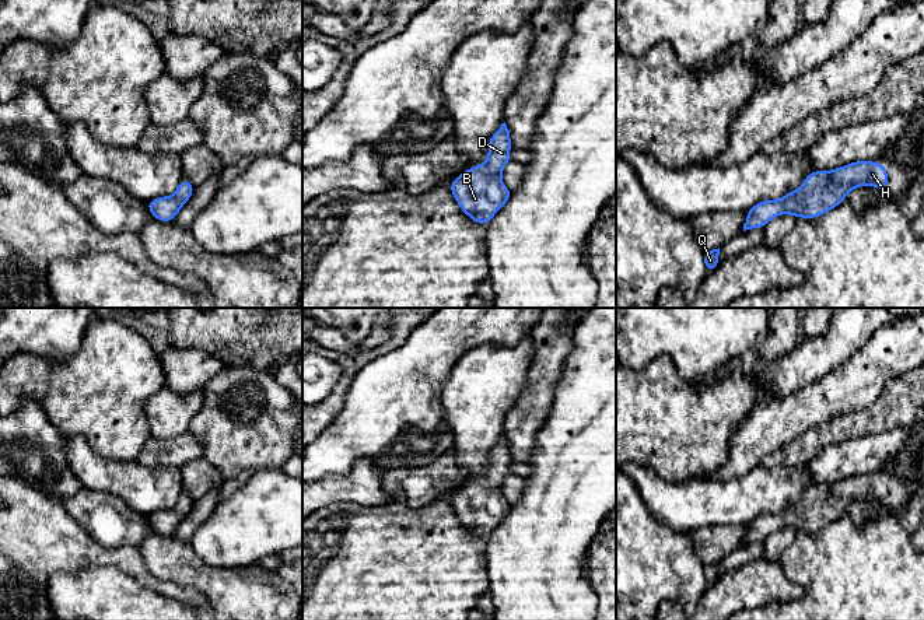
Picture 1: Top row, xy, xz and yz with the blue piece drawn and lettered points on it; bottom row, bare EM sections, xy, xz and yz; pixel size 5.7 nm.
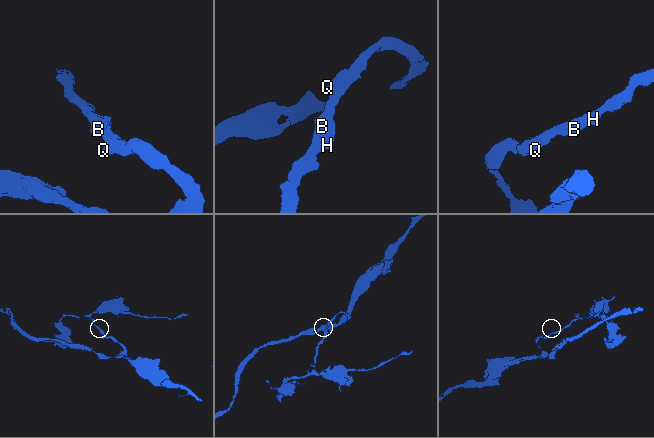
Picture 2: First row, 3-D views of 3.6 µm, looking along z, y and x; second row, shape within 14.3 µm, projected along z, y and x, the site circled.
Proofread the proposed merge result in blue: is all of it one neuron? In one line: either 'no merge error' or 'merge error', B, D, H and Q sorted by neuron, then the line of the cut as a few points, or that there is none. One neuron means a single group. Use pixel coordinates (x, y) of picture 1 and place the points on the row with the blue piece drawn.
no merge error; groups B D H Q; cut none

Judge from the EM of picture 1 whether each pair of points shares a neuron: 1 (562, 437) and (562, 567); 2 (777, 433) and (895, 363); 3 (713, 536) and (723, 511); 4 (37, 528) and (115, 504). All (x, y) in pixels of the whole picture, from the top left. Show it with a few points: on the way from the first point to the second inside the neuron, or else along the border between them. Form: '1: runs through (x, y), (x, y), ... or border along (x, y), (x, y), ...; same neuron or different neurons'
1: runs through (562, 469), (562, 508), (557, 518), (557, 535); same neuron
2: runs through (807, 407), (816, 402), (828, 402), (865, 374); same neuron
3: border along (746, 524), (713, 524), (689, 532); different neurons
4: border along (60, 501), (65, 510), (97, 539); different neurons

